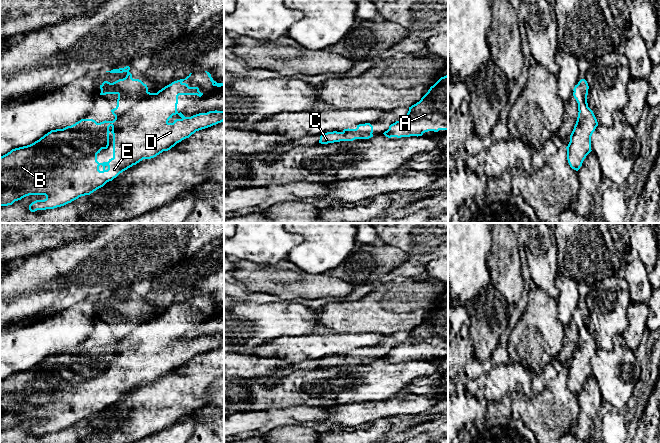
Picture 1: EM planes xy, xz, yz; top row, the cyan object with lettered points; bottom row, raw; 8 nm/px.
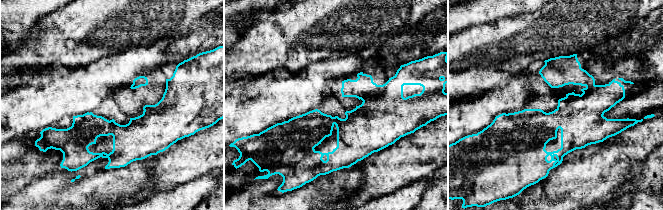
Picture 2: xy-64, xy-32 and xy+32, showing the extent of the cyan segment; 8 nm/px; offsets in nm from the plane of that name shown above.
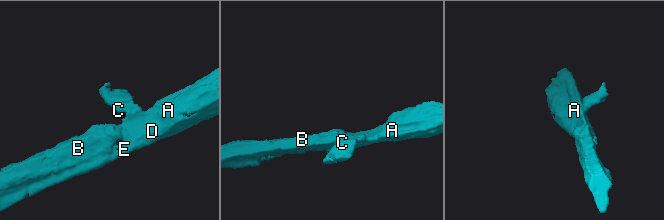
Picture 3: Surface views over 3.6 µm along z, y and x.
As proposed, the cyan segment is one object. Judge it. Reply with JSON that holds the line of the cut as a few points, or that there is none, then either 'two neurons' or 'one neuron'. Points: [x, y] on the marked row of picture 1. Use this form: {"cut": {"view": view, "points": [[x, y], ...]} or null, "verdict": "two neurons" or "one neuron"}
{"cut": {"view": "xy", "points": [[147, 90], [117, 93]]}, "verdict": "two neurons"}

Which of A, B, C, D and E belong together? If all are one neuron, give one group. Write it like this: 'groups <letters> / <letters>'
groups A B D E / C

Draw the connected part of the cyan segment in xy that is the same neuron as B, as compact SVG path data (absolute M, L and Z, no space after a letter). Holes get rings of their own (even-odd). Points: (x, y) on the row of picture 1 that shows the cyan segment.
M192 73L185 79L180 79L165 86L157 93L139 91L137 93L118 93L117 106L111 110L115 116L113 121L97 123L93 119L81 119L71 126L63 129L51 130L34 143L12 149L0 157L0 206L12 205L15 201L29 195L45 195L44 200L36 200L29 205L29 210L54 209L64 206L81 196L90 195L97 189L103 187L107 182L112 181L120 173L136 165L143 159L151 159L168 151L182 140L189 138L196 131L211 127L224 121L224 111L209 111L199 113L191 117L185 117L177 111L179 95L197 95L203 93L198 87L189 87L184 83ZM109 127L112 127L113 134L113 157L108 162L99 163L97 154L109 146Z

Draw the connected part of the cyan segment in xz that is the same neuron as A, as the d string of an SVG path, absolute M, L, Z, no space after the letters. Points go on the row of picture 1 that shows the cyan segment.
M448 75L441 77L419 102L409 107L407 115L389 126L383 134L388 137L422 136L425 132L448 130Z

